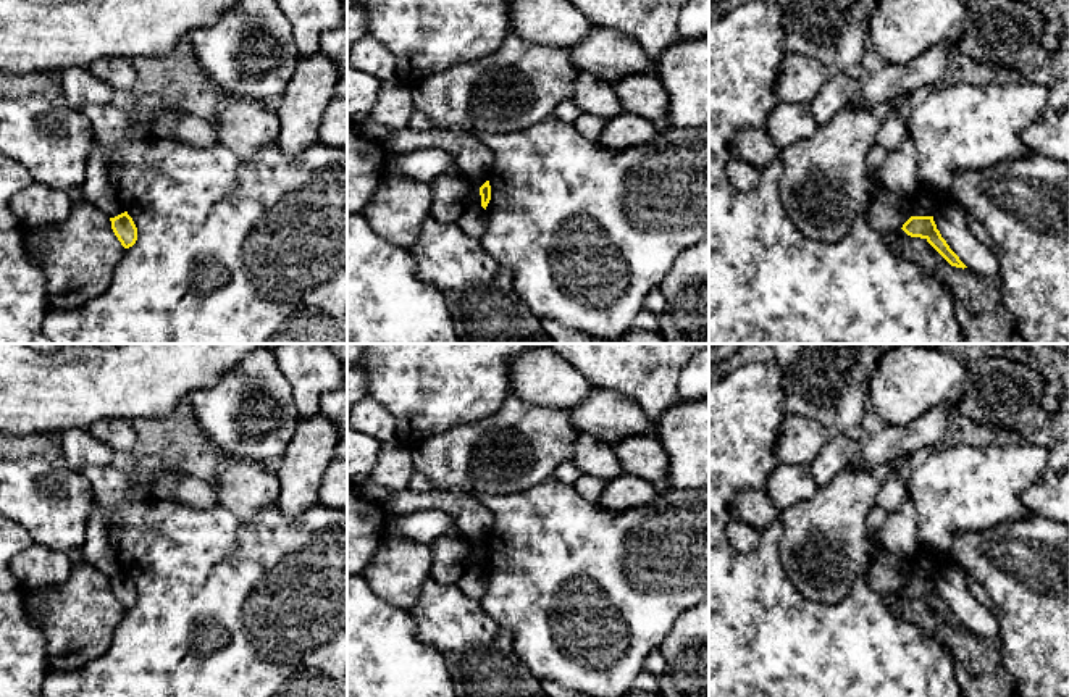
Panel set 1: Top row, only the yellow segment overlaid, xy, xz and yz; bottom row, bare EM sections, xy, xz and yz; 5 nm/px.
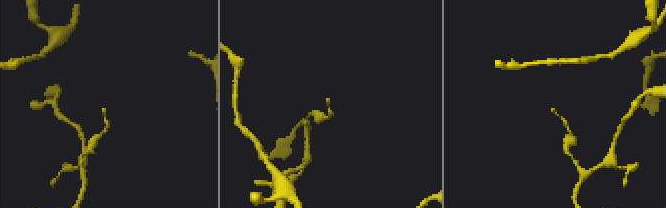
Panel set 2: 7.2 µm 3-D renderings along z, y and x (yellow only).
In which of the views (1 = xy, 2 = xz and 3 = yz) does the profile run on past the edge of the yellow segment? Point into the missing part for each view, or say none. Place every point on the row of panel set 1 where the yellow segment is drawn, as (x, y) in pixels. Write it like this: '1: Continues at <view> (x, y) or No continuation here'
1: No continuation here
2: No continuation here
3: No continuation here

